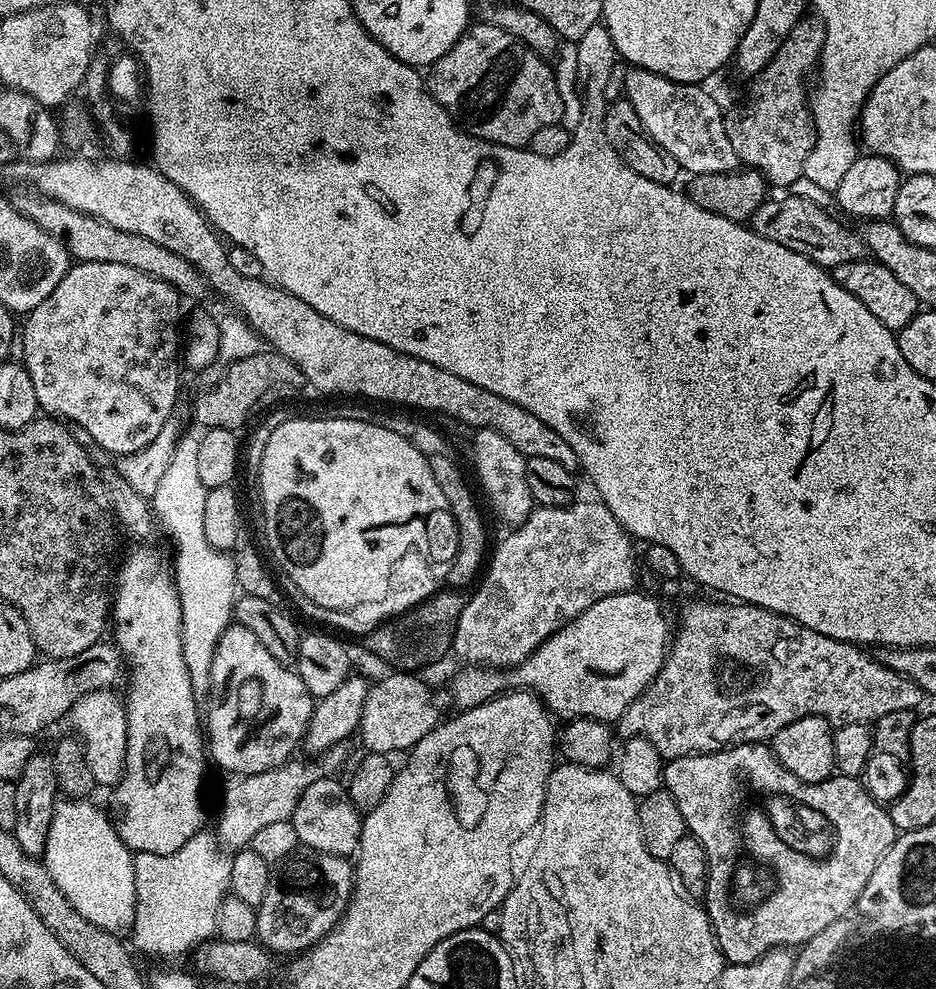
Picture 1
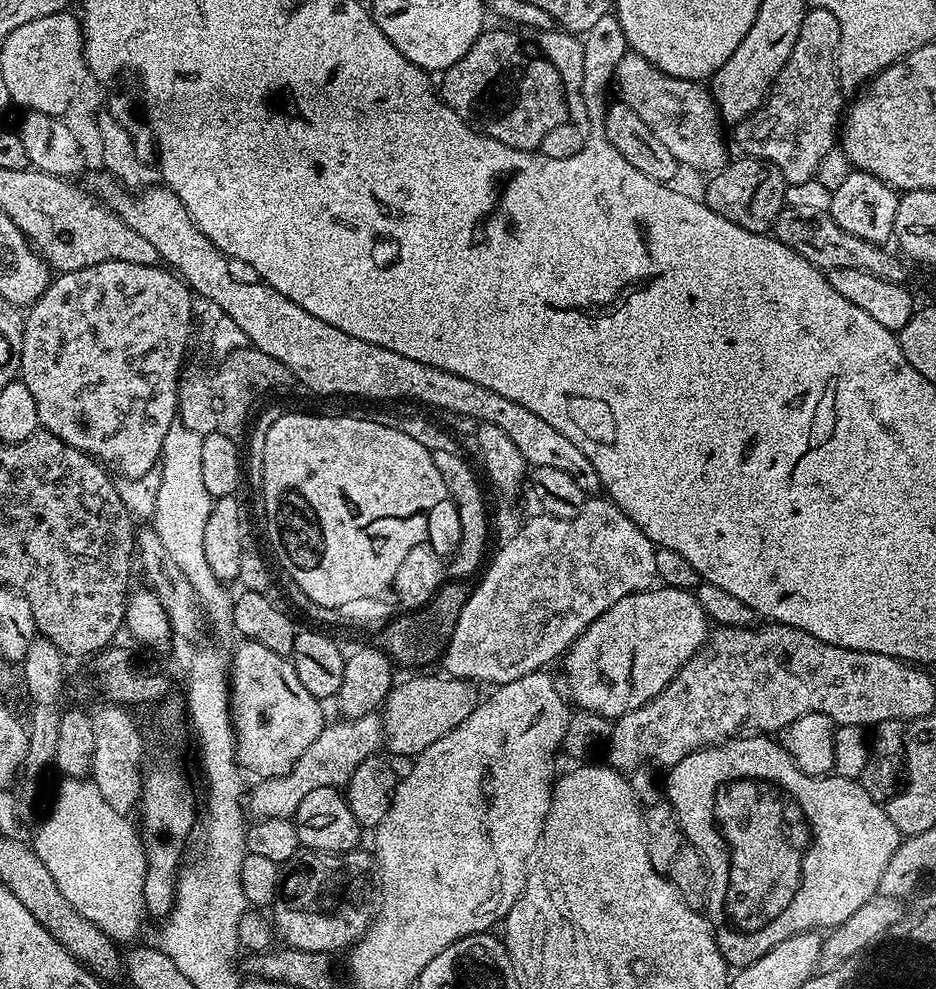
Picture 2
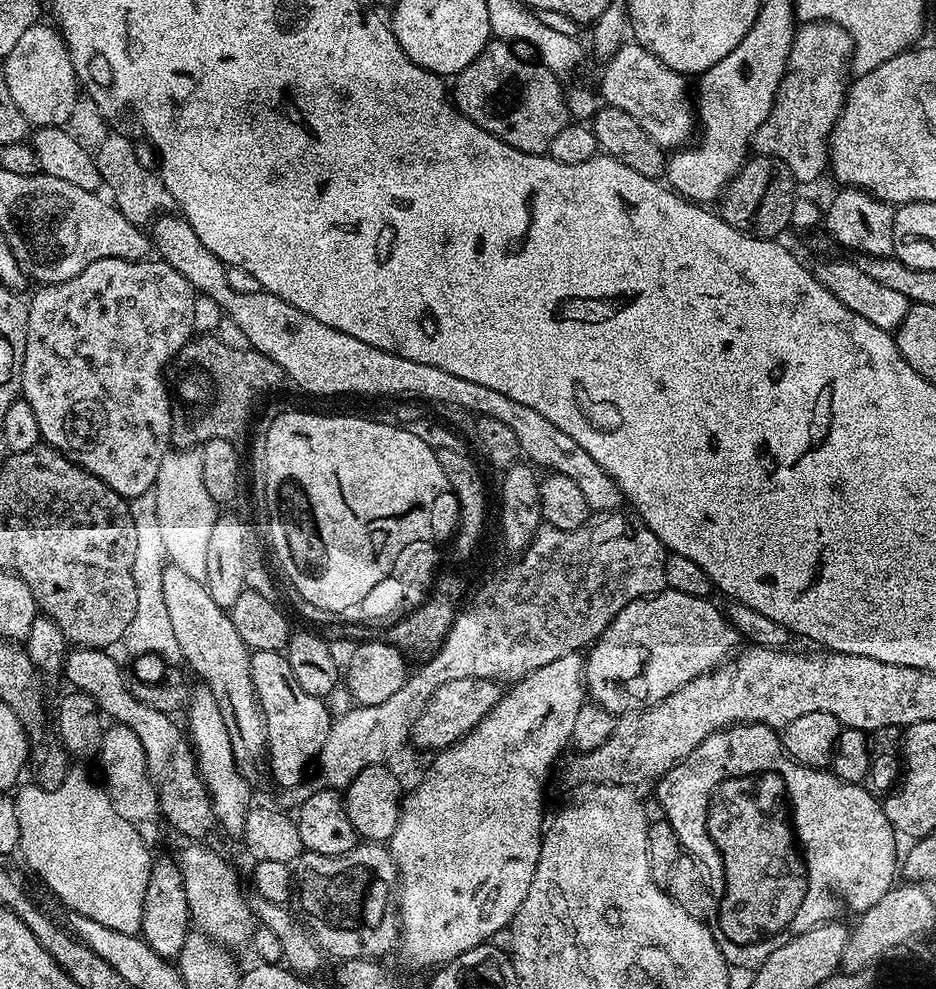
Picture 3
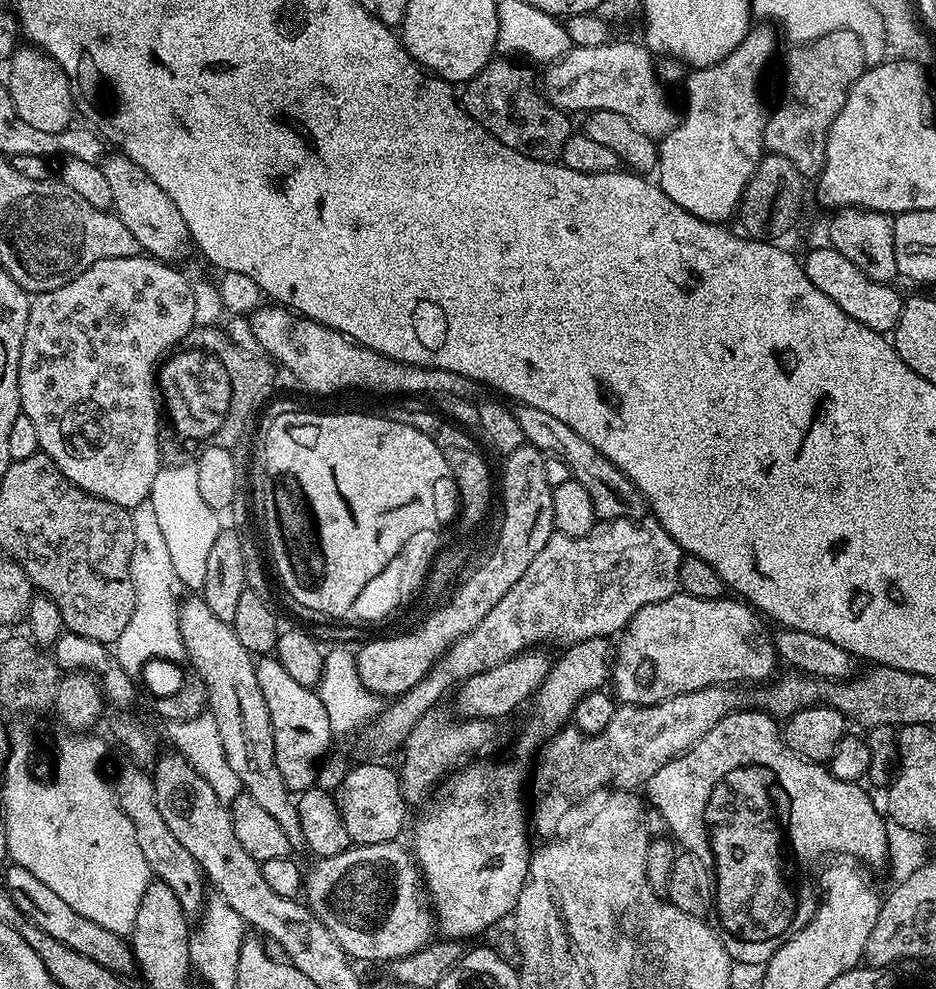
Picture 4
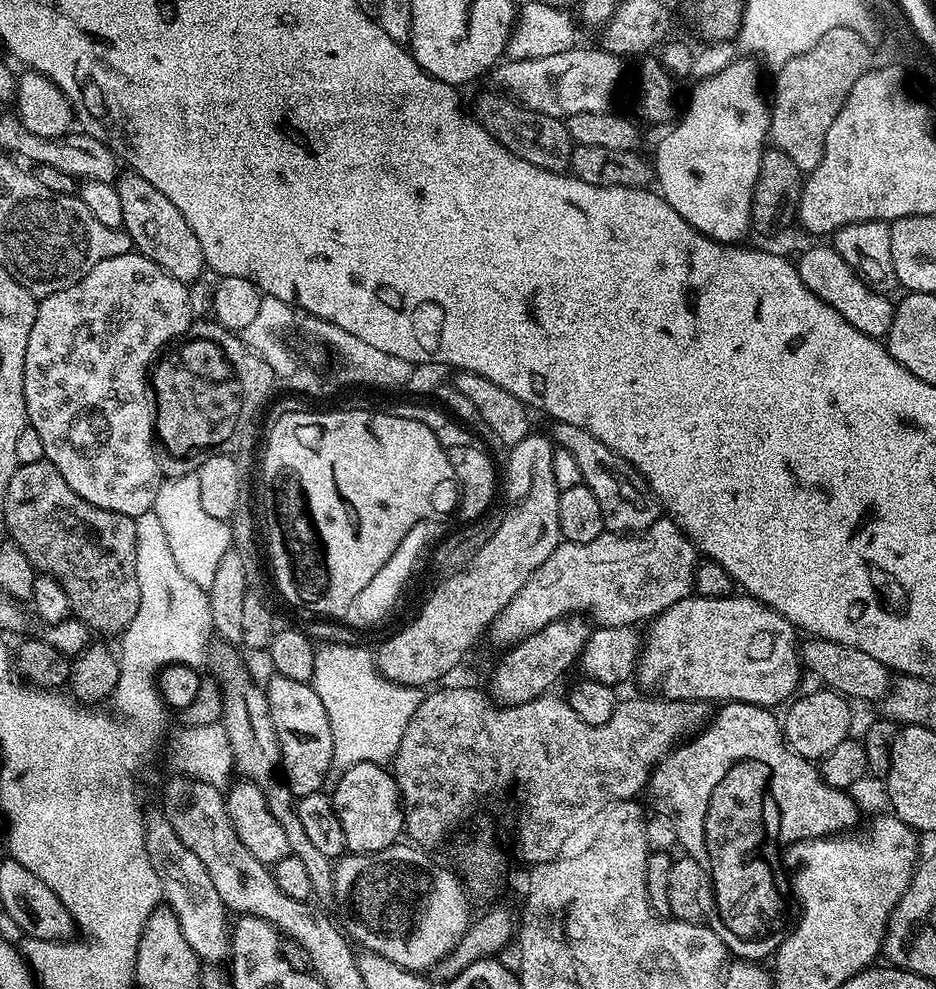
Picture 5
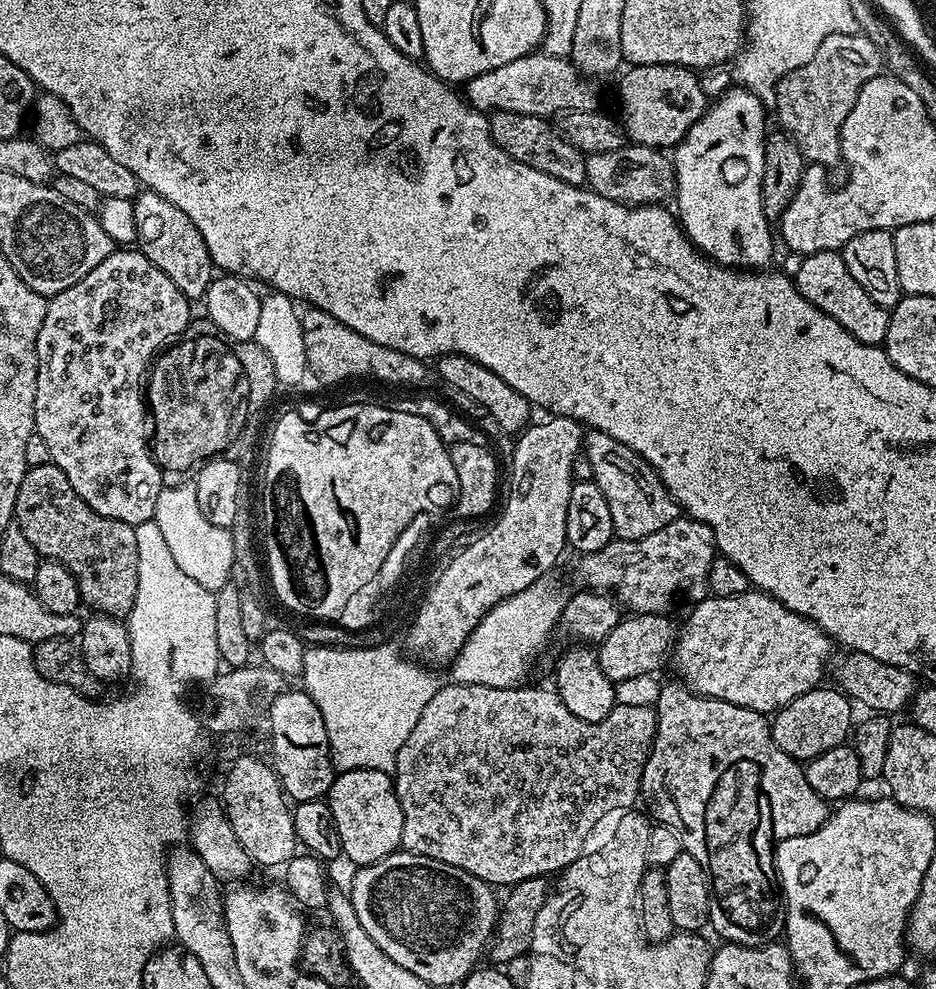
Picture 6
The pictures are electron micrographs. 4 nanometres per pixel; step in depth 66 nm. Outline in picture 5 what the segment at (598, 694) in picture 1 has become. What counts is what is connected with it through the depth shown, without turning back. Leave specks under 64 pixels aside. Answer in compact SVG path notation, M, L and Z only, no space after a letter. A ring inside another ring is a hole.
M693 594L670 606L665 612L653 616L647 628L648 636L646 632L642 640L634 680L648 691L645 693L653 697L705 702L720 700L734 704L753 704L772 710L777 707L775 704L783 705L797 695L796 687L802 675L796 640L798 629L781 612L767 608L753 596L733 594L722 598L706 598Z

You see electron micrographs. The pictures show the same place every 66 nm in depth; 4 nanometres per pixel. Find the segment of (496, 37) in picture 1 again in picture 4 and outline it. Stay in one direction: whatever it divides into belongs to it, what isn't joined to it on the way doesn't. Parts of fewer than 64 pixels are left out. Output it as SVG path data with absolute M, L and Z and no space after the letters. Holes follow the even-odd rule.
M508 58L488 61L473 80L463 85L464 111L478 122L498 142L518 150L531 160L555 161L566 146L566 138L574 134L569 113L556 108L538 87L538 76L520 64L511 64Z

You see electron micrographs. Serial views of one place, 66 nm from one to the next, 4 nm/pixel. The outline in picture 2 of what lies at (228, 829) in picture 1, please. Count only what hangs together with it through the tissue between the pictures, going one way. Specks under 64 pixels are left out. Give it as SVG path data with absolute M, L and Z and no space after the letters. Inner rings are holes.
M379 715L359 716L353 720L340 718L337 721L337 724L329 723L324 727L322 734L318 734L318 738L306 746L302 758L294 762L286 775L260 778L253 788L251 785L246 808L251 815L253 812L253 817L283 820L295 817L298 802L302 802L310 790L318 790L318 786L343 789L350 778L354 778L354 770L358 770L366 758L377 755L382 744L382 720Z

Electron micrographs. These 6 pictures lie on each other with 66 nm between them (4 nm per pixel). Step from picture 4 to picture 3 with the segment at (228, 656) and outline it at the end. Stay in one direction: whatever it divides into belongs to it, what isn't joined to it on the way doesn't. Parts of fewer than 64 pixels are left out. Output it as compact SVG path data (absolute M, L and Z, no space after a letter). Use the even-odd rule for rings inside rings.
M171 562L163 568L162 596L180 656L214 694L214 700L218 702L227 733L230 735L231 750L235 754L236 763L241 769L249 770L259 758L261 761L267 745L264 717L256 700L250 674L251 651L242 642L227 611L210 597L207 585L192 578L190 574L183 573Z

